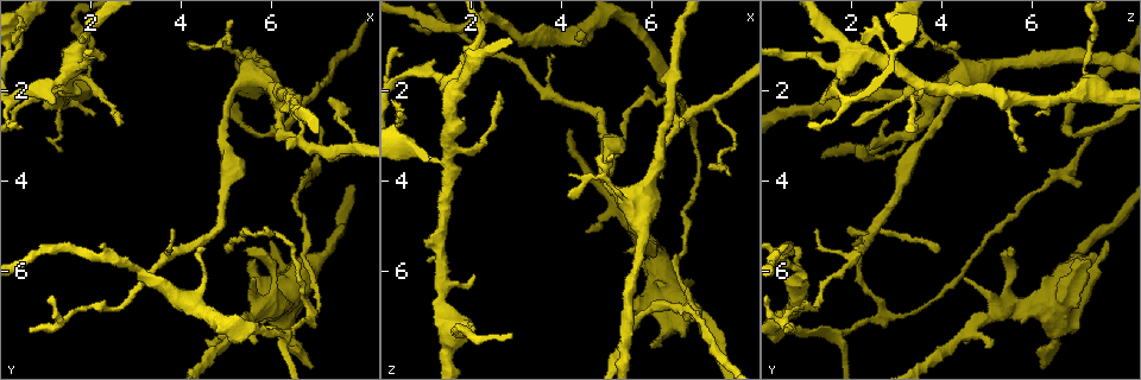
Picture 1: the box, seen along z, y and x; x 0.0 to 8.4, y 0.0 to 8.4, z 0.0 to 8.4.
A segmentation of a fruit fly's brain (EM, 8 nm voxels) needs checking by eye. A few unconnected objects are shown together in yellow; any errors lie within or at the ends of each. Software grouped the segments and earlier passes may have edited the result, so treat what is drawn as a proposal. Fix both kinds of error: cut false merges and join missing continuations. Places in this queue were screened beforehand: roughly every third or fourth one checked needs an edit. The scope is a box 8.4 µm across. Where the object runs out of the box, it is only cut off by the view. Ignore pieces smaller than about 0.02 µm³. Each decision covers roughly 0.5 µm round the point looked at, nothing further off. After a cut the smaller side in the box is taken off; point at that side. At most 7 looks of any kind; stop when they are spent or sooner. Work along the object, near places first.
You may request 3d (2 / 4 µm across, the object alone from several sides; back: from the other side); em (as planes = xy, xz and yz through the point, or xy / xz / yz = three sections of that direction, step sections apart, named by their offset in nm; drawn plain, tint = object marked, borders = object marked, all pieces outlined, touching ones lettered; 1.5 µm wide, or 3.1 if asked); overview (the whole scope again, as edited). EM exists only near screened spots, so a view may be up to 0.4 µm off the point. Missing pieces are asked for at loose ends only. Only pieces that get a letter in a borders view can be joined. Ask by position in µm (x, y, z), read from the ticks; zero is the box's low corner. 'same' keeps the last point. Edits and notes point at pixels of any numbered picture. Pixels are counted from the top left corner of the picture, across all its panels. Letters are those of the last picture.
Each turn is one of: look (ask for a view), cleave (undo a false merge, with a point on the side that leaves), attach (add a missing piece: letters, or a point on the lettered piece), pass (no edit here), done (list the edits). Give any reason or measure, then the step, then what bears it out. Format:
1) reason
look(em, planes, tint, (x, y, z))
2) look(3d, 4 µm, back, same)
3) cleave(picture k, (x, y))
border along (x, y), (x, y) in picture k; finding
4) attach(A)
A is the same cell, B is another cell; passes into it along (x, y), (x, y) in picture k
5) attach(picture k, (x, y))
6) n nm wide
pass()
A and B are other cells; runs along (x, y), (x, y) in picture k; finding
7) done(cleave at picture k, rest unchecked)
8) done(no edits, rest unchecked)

tapers out
look(em, planes, borders, (4.55, 5.45, 0.80))

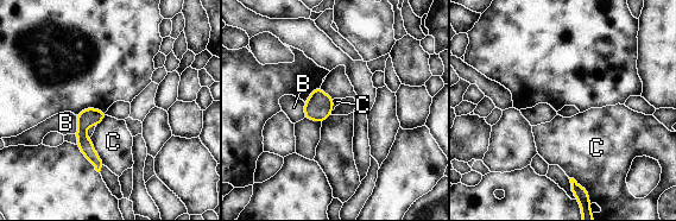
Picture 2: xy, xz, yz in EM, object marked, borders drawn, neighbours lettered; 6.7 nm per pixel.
130 nm wide
pass()
B and C are other cells; border along (89, 138), (102, 164) in picture 2; none of them fits

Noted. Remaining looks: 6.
branch stops here
look(em, planes, borders, (1.25, 2.30, 1.40))

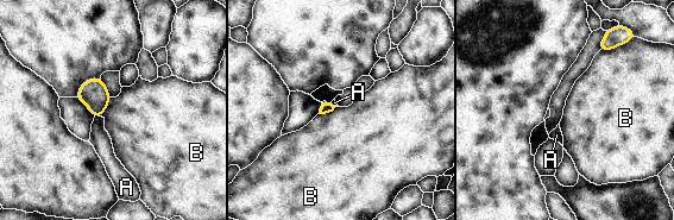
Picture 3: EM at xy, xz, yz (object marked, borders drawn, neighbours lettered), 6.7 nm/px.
B touches over 160 nm
pass()
A and B are other cells; border along (111, 98), (106, 110), (98, 115) in picture 3; none of them fits

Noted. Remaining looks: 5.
thin end
look(em, planes, borders, (4.20, 0.95, 4.30))

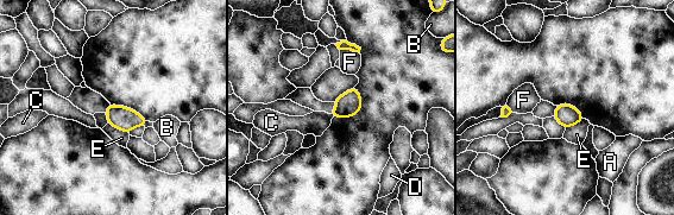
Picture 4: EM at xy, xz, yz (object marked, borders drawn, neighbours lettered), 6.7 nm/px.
pass()
A, B, C, D, E and F are other cells; border along (108, 122), (128, 134) in picture 4; no lettered piece goes on from it

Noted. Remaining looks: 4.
done(no edits, rest unchecked)

